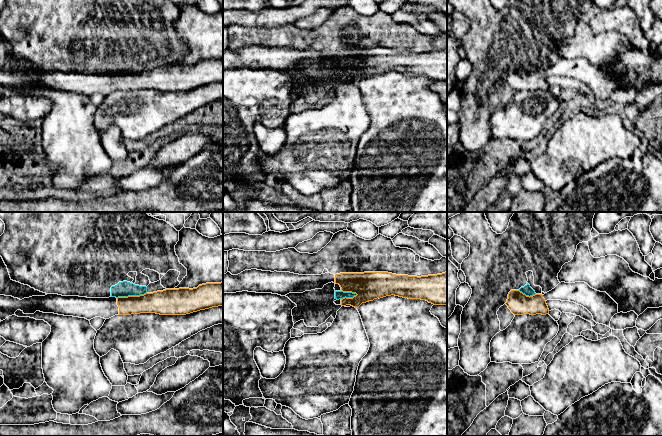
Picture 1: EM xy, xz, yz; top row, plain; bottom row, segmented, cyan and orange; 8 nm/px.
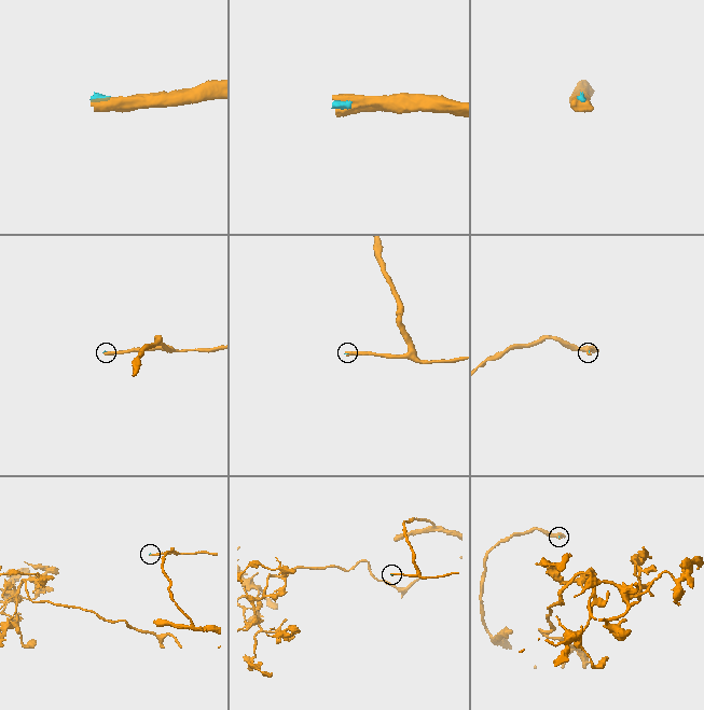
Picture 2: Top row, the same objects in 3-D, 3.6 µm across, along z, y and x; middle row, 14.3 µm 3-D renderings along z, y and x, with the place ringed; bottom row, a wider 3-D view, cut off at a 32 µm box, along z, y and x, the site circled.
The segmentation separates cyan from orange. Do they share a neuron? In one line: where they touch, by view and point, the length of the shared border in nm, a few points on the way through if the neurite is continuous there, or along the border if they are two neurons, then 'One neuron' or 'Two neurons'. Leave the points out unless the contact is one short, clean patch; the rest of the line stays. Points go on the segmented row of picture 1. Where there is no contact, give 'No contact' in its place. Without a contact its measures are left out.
Touches cyan at xz (349, 297). Shared border 140 nm. Boundary: xz (357, 294), (341, 299). Two neurons

